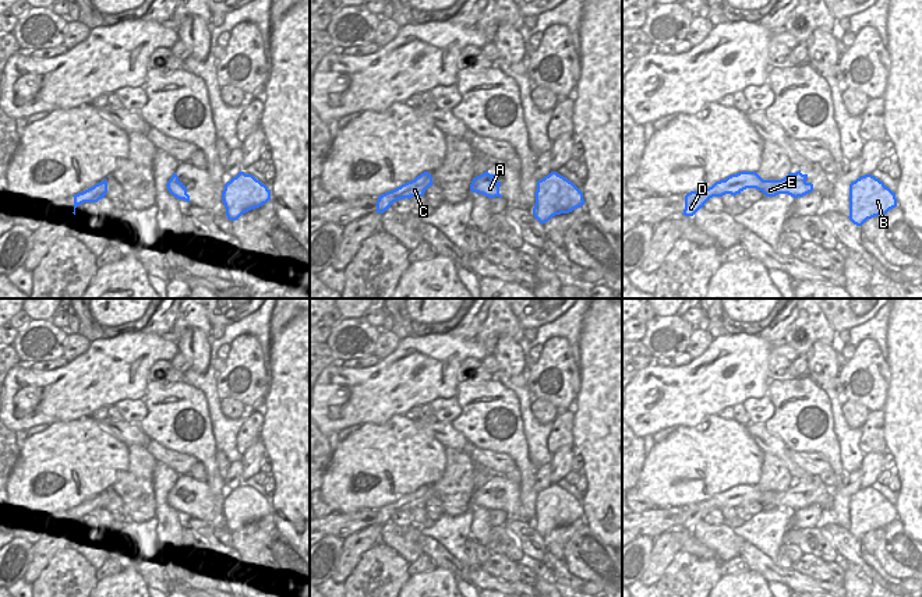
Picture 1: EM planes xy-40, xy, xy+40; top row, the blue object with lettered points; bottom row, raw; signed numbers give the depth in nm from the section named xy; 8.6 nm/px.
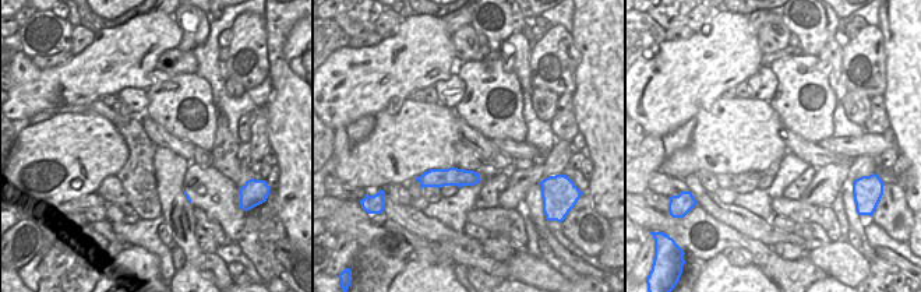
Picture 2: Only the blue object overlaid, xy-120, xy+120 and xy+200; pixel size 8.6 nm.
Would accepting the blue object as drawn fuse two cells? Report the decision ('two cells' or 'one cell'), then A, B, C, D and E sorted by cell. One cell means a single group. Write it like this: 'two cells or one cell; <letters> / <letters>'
one cell; A B C D E

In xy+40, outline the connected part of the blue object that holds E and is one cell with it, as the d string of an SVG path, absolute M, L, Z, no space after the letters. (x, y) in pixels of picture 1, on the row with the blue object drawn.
M739 172L728 176L725 180L716 181L709 188L690 191L685 195L685 216L693 216L713 197L725 194L736 195L746 188L756 188L766 197L788 194L794 198L803 197L813 191L813 184L806 181L808 174L788 173L781 180L763 180L756 172Z

